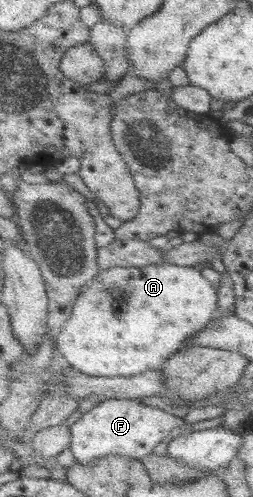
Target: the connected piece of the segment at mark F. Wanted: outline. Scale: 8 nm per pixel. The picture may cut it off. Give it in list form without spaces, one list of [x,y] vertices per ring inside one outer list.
[[[106,399],[72,426],[71,450],[83,465],[95,465],[104,457],[122,455],[142,460],[150,456],[158,444],[170,440],[171,436],[188,425],[185,418],[178,418],[162,408],[154,408],[140,399]]]

